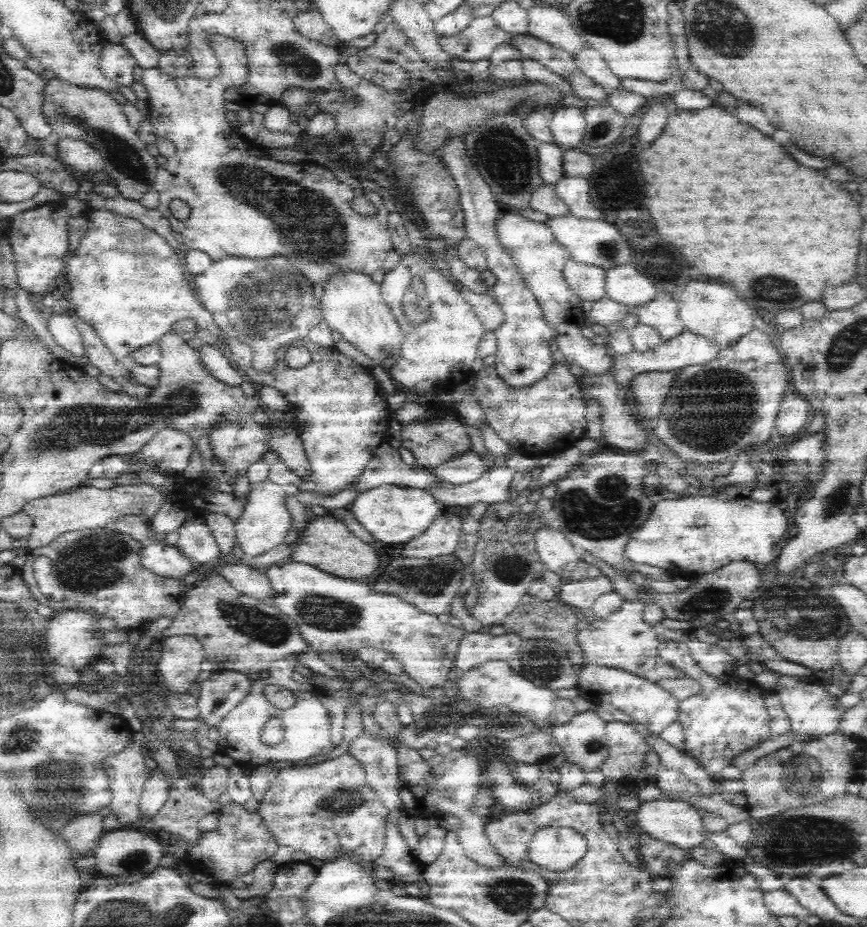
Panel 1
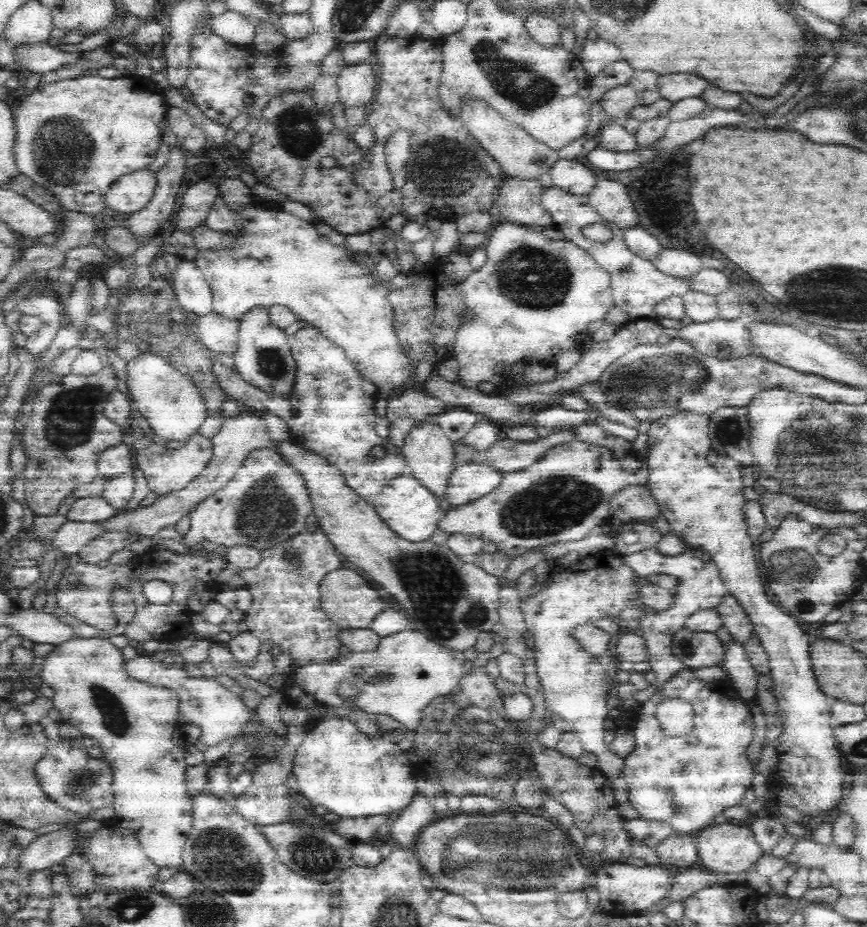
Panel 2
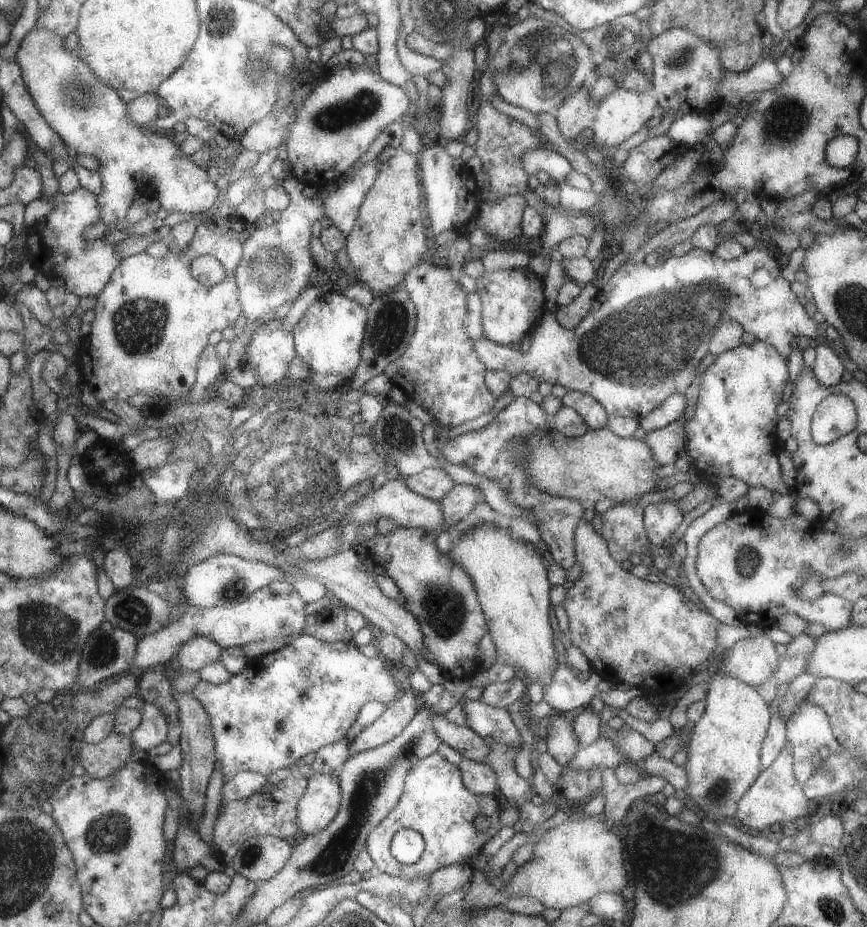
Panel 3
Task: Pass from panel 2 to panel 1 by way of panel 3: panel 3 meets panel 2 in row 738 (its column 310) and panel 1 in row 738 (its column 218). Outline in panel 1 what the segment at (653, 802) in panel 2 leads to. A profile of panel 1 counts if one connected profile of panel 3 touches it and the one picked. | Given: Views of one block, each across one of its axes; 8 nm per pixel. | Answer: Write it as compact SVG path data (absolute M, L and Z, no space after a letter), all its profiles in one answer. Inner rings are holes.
M673 641L664 642L659 646L659 656L665 662L671 663L680 670L684 670L688 678L698 679L702 683L702 692L698 696L679 702L677 721L682 727L682 733L684 733L685 750L697 760L697 763L702 766L703 770L706 770L712 779L719 783L722 768L732 764L731 761L738 754L754 749L761 742L770 739L772 734L770 717L764 706L765 692L758 683L755 683L754 679L744 680L733 675L716 679L706 675L703 671L700 671L696 663L692 662L692 657L688 654L688 647L685 644Z

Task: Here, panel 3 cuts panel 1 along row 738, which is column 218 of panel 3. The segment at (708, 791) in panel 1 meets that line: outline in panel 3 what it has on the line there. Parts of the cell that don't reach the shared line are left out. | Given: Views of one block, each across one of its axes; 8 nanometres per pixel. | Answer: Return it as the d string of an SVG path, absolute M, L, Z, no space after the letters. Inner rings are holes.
M195 634L185 644L181 644L177 656L173 660L174 666L200 672L209 664L220 662L223 648L207 636Z

